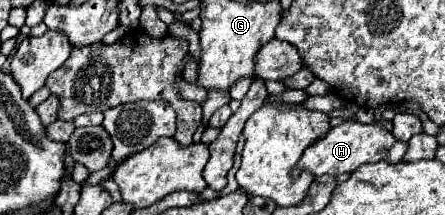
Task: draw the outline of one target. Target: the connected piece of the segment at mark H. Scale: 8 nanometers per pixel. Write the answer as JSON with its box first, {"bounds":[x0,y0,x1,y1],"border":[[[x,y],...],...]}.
{"bounds":[300,122,408,178],"border":[[[344,122],[336,128],[330,128],[330,132],[320,138],[316,144],[312,144],[304,156],[300,158],[300,166],[310,170],[316,178],[330,174],[330,176],[340,176],[344,172],[354,172],[356,168],[360,168],[362,164],[368,162],[380,162],[386,160],[390,164],[398,164],[402,160],[402,156],[406,154],[408,144],[396,140],[382,124],[372,122],[372,124],[360,124],[360,122]]]}

